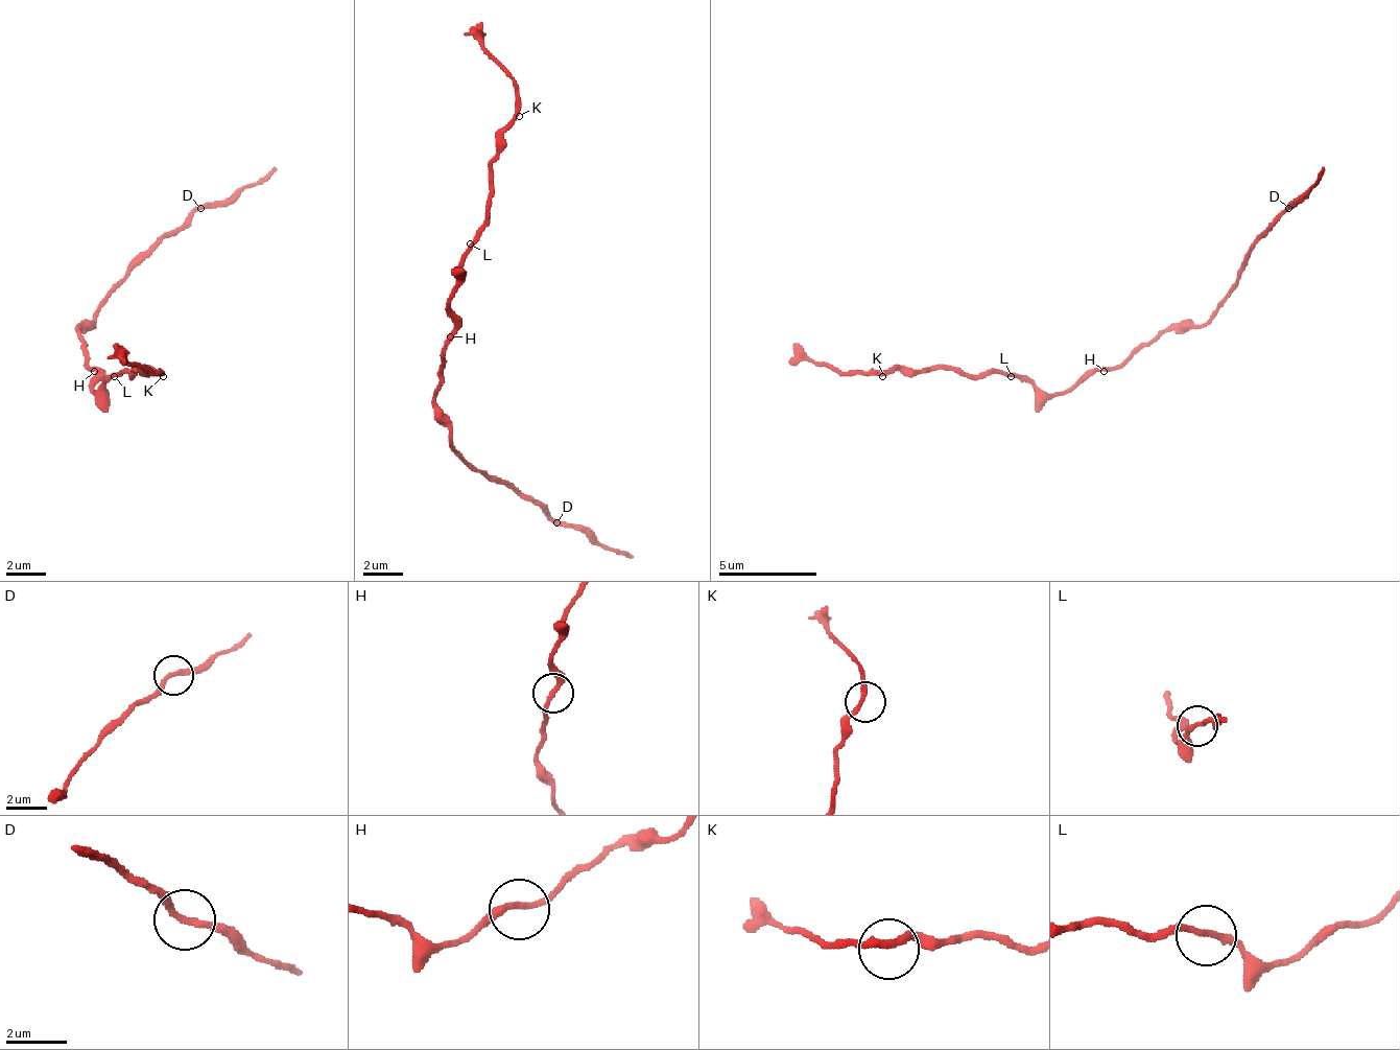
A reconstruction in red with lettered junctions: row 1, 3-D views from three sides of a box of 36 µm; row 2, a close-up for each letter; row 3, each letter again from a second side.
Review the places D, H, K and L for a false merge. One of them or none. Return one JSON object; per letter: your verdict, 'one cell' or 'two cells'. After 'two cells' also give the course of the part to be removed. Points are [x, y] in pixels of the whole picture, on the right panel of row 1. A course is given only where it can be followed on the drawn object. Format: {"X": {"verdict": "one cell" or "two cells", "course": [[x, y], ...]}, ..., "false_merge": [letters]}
{"D": {"verdict": "one cell"}, "H": {"verdict": "one cell"}, "K": {"verdict": "one cell"}, "L": {"verdict": "one cell"}, "false_merge": []}

